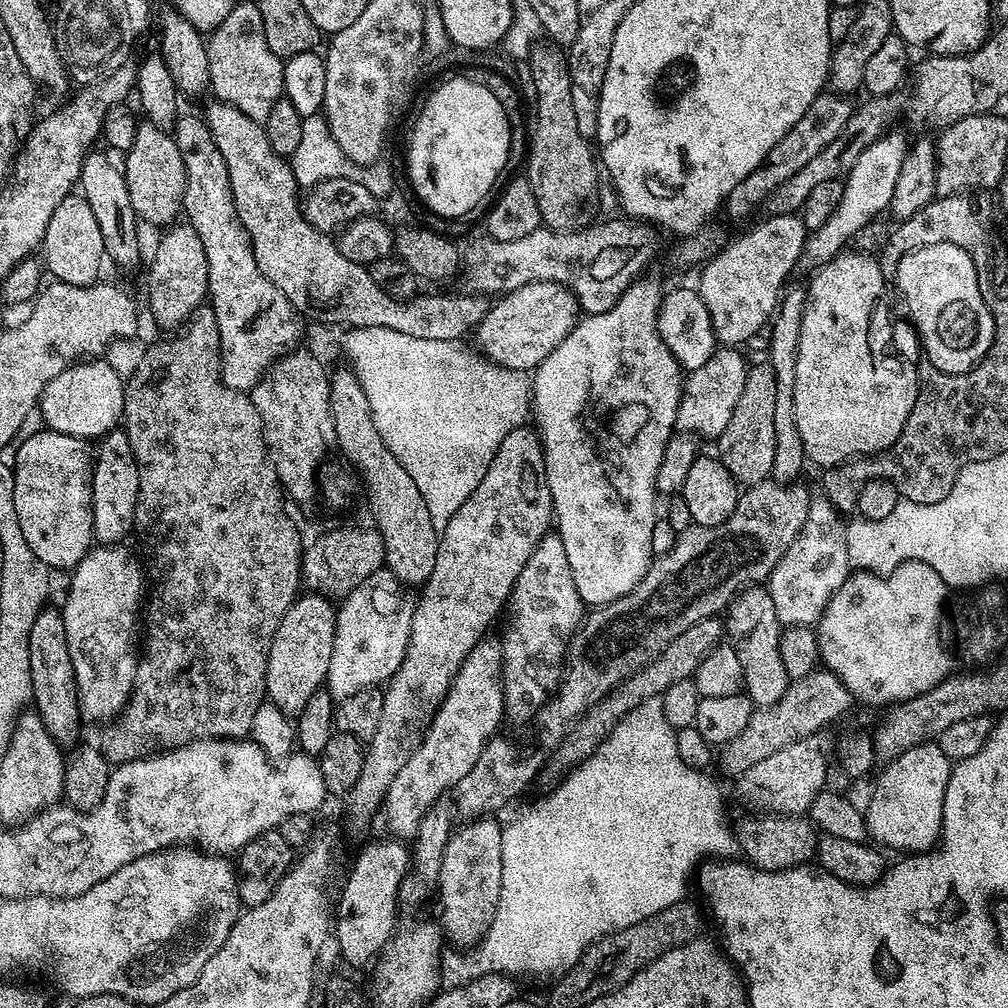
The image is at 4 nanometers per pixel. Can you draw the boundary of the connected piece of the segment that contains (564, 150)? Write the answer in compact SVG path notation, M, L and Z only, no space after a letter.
M533 43L526 55L526 63L532 71L532 88L536 91L536 125L532 128L526 175L538 198L541 221L560 230L571 225L568 223L595 194L597 161L594 159L593 145L590 140L588 145L580 129L580 120L576 117L576 104L572 101L574 85L565 49L559 43L547 43Z

